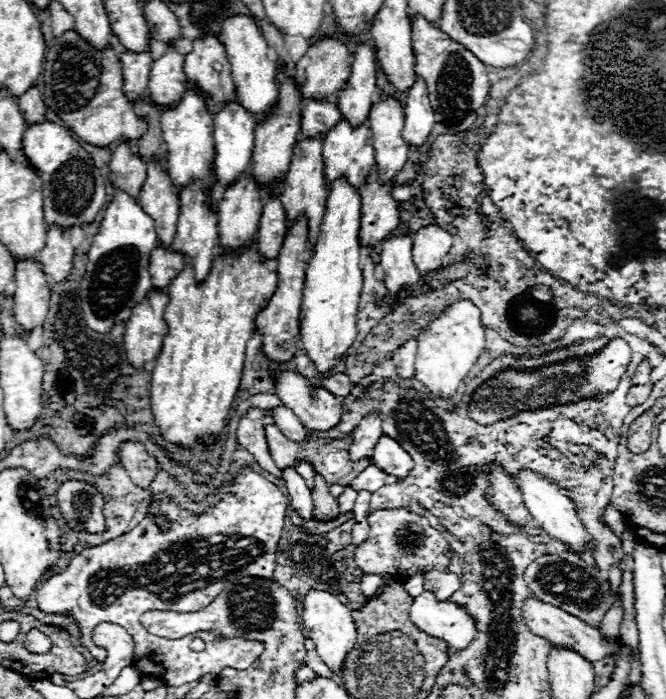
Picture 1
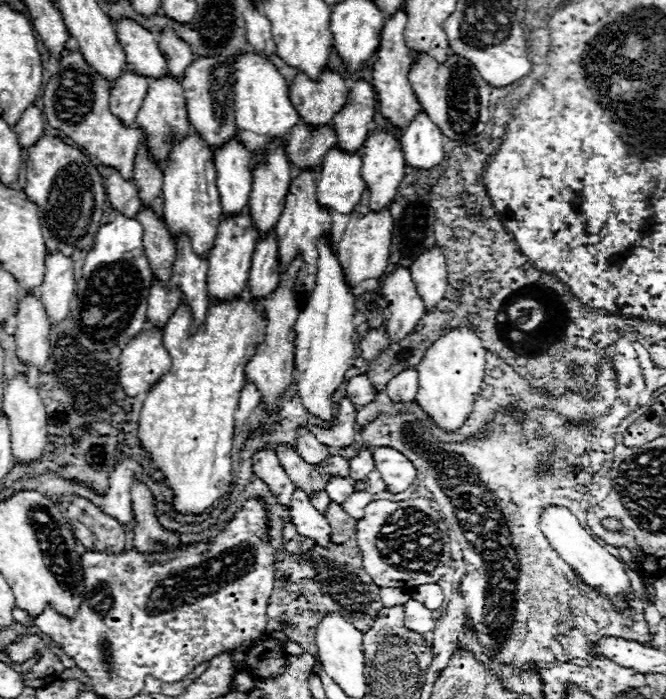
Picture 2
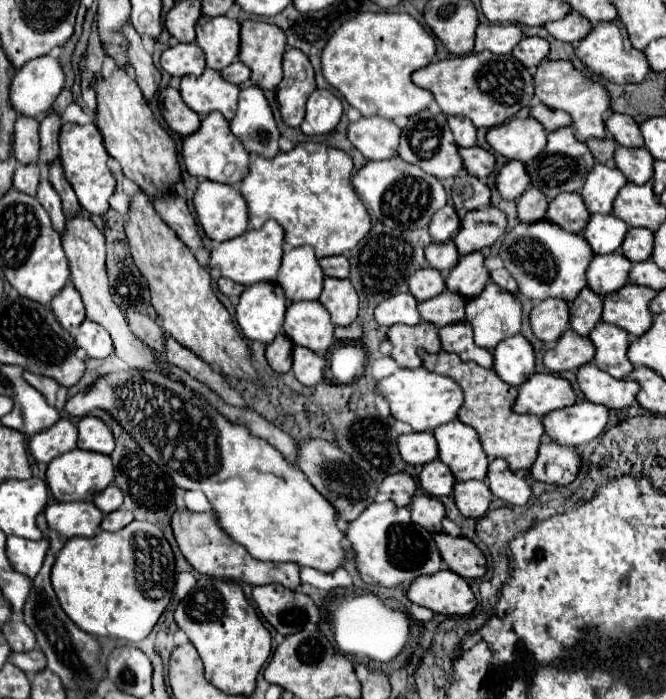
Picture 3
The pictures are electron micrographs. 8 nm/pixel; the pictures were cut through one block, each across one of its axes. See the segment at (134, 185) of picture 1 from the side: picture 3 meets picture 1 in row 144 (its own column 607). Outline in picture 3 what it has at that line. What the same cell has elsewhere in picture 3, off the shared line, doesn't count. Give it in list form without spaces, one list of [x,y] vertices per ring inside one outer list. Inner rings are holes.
[[[610,114],[606,120],[606,130],[612,134],[612,138],[626,148],[638,148],[642,146],[642,134],[638,132],[638,124],[632,116],[626,114]]]

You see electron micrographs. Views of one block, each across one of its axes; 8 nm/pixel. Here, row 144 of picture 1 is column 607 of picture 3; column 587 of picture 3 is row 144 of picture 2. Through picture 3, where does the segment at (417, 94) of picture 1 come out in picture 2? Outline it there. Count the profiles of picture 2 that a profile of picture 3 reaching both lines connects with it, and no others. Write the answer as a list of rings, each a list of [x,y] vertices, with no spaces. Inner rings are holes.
[[[420,112],[412,124],[402,130],[400,146],[404,152],[406,166],[416,170],[432,170],[444,162],[444,144],[446,136],[440,128],[428,118],[426,112]]]

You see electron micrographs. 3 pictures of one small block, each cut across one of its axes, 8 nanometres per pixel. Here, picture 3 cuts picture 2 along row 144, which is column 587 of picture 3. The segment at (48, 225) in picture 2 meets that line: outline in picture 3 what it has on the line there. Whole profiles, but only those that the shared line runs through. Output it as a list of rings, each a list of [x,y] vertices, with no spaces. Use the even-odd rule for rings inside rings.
[[[620,20],[600,22],[598,26],[594,26],[588,36],[576,44],[576,56],[592,74],[614,84],[638,84],[646,78],[650,70],[644,54],[630,44],[626,28],[622,28]]]

